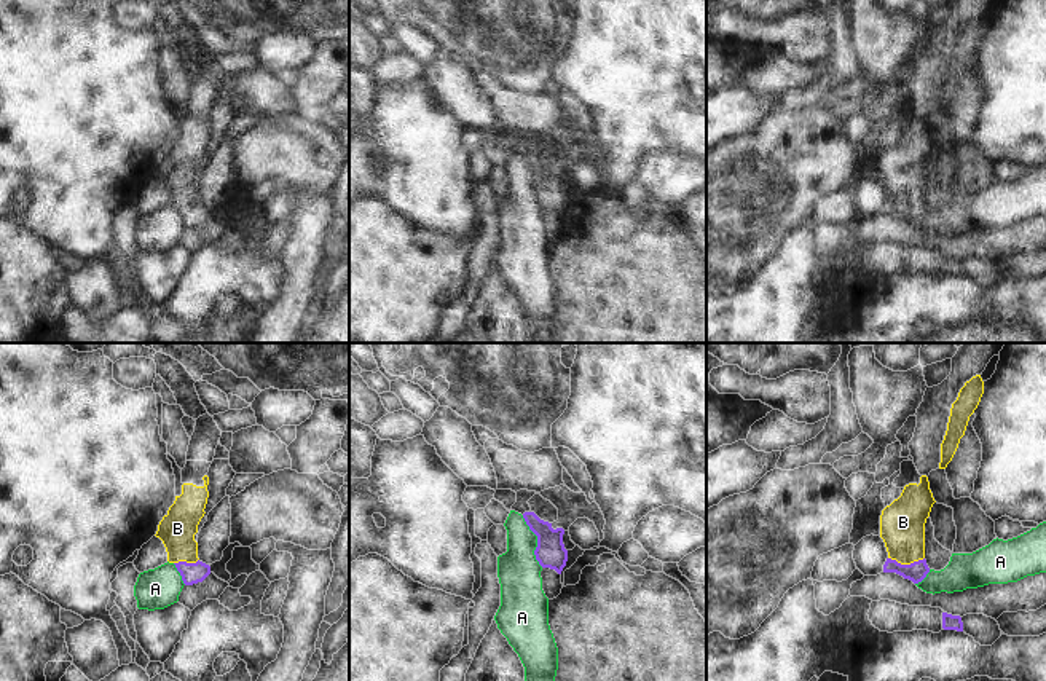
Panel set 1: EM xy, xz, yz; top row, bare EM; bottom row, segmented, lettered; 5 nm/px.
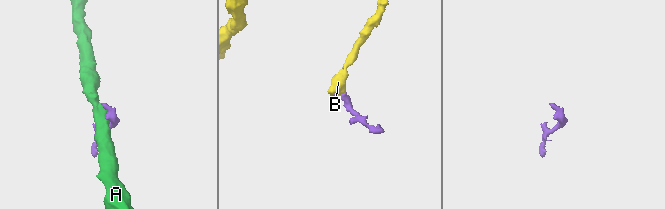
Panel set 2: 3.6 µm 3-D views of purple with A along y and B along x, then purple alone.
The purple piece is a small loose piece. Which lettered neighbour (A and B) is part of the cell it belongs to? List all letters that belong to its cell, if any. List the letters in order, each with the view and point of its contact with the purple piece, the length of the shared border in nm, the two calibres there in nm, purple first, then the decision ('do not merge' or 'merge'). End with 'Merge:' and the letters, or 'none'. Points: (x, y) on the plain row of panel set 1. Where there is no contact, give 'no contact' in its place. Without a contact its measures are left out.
A: xz (538, 184) | 280 nm | 150/220 nm | do not merge
B: yz (906, 208) | 180 nm | 100/220 nm | merge
Merge: B

